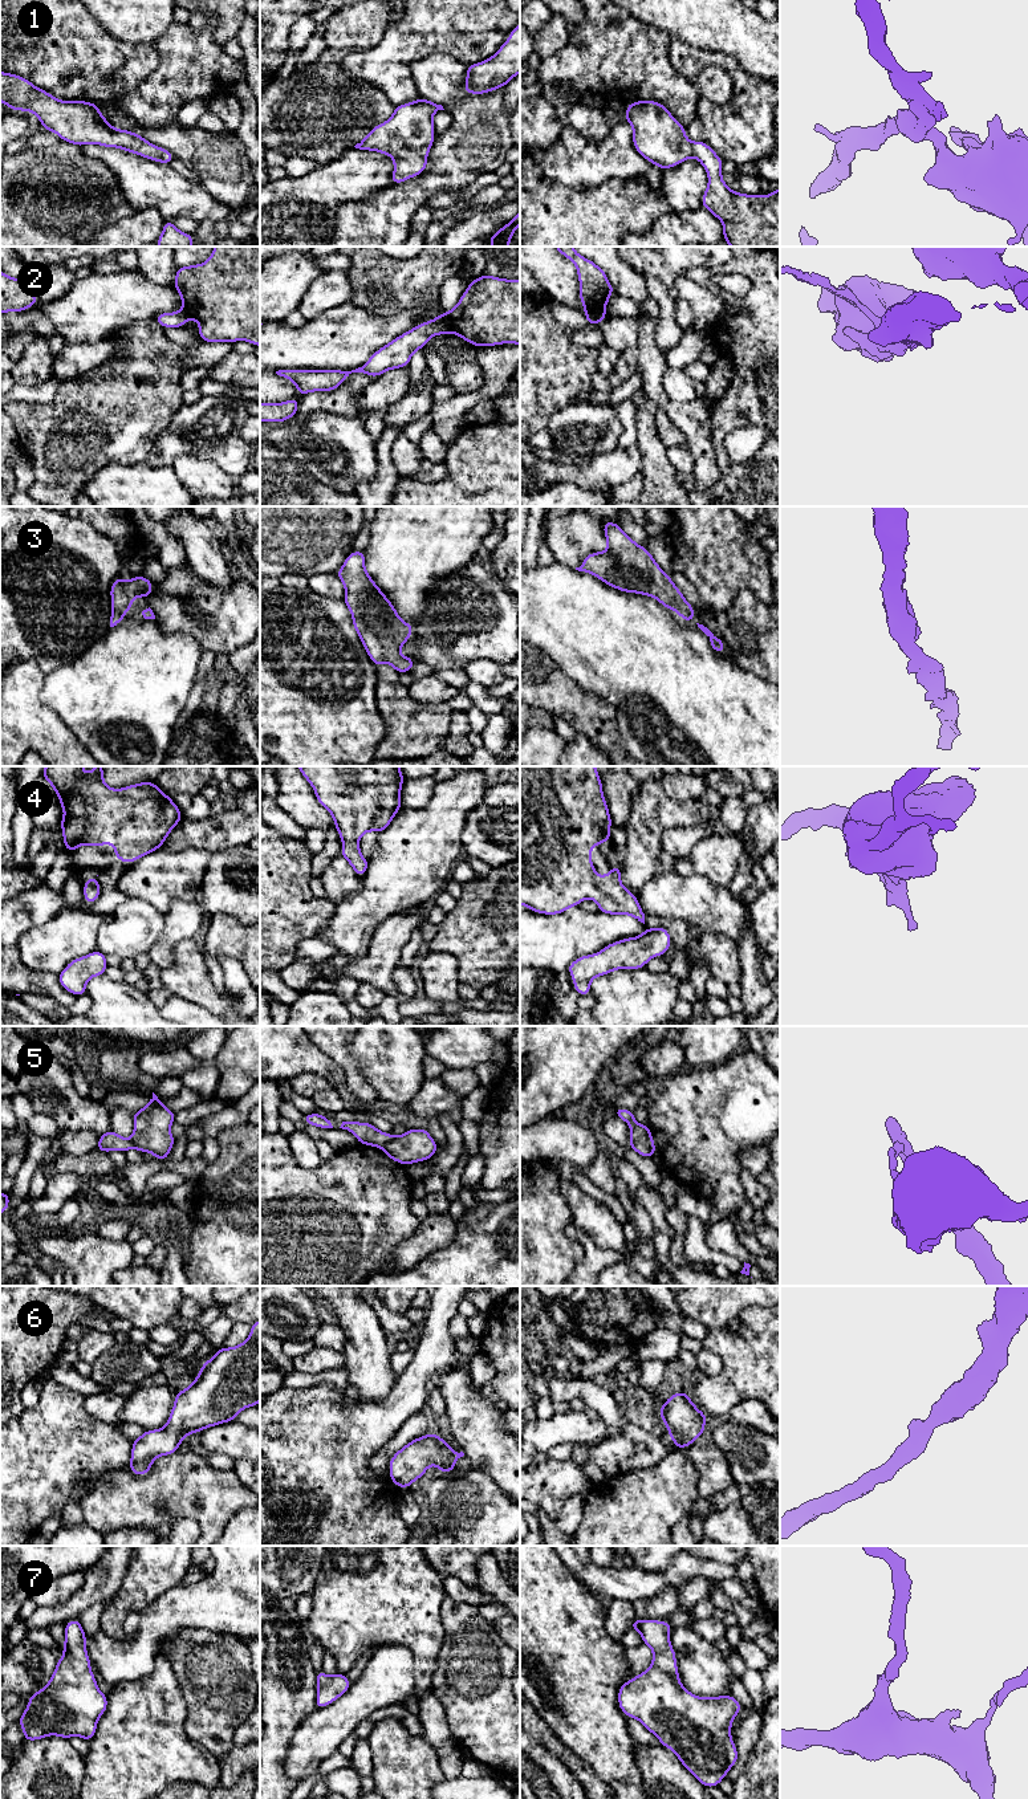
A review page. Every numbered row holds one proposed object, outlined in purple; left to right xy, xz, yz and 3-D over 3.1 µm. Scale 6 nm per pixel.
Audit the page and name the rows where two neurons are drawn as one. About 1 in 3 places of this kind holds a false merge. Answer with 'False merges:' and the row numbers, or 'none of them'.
False merges: 2, 5

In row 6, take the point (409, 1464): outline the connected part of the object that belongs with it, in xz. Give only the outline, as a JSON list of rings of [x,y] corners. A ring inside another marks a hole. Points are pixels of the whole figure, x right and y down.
[[[430,1433],[413,1440],[398,1450],[390,1460],[390,1480],[397,1487],[407,1489],[414,1481],[419,1480],[431,1465],[436,1465],[440,1473],[455,1472],[455,1462],[464,1453],[456,1453],[439,1434]]]

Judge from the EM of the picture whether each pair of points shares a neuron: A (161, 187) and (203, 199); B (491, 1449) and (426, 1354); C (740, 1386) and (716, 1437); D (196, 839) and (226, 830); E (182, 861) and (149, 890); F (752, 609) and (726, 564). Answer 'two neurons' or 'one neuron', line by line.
A: one neuron
B: two neurons
C: two neurons
D: one neuron
E: one neuron
F: two neurons

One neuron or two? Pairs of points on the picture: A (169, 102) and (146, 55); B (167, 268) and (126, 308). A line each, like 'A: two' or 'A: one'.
A: two
B: two

